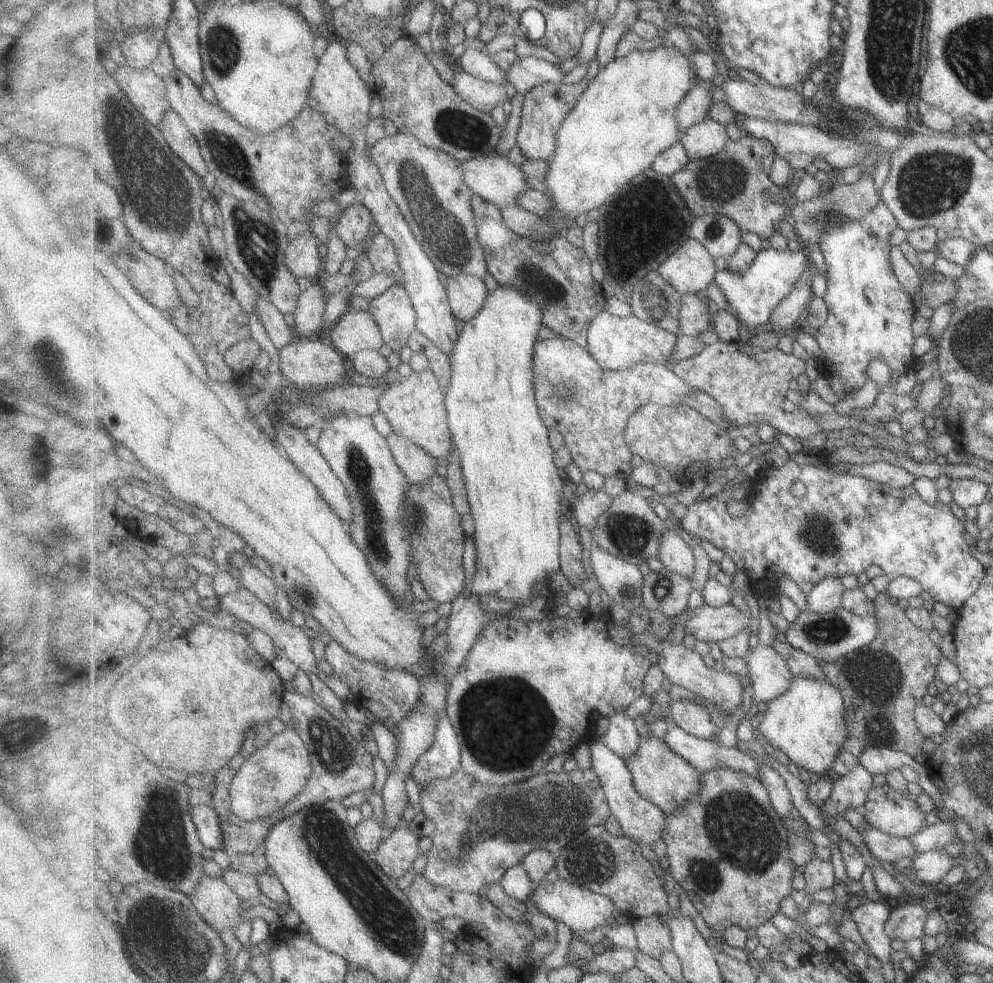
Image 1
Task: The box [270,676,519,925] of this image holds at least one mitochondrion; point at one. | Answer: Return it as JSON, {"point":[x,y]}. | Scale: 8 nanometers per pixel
{"point":[334,753]}

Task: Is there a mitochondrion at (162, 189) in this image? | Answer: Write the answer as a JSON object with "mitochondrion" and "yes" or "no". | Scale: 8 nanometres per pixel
{"mitochondrion":"yes"}

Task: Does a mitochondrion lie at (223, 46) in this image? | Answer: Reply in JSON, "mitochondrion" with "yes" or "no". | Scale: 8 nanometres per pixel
{"mitochondrion":"yes"}

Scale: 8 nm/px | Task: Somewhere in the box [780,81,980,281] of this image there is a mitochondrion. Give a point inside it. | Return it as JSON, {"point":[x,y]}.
{"point":[930,185]}

